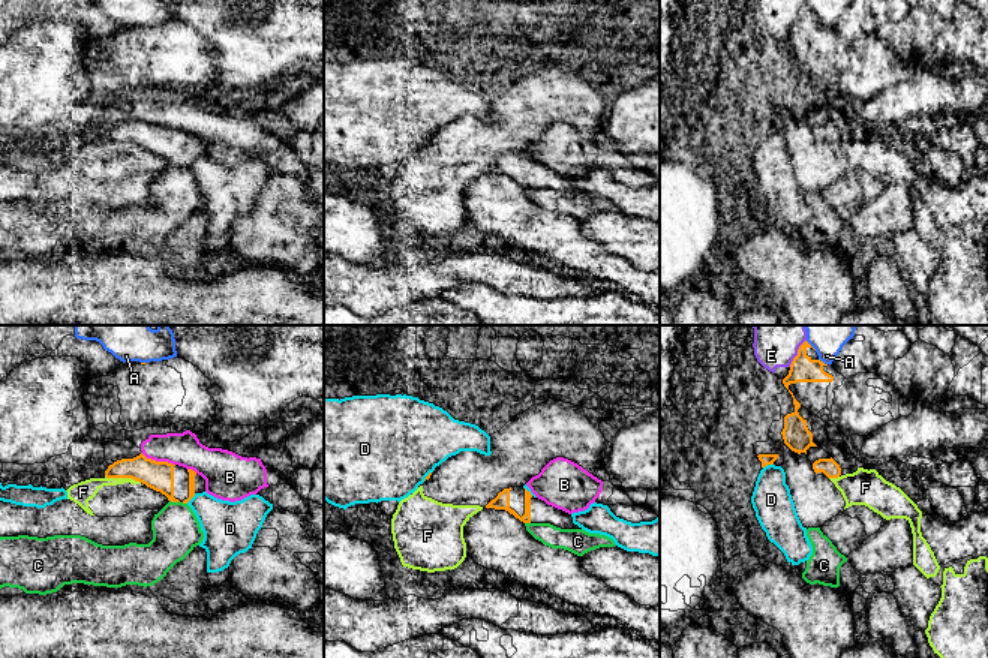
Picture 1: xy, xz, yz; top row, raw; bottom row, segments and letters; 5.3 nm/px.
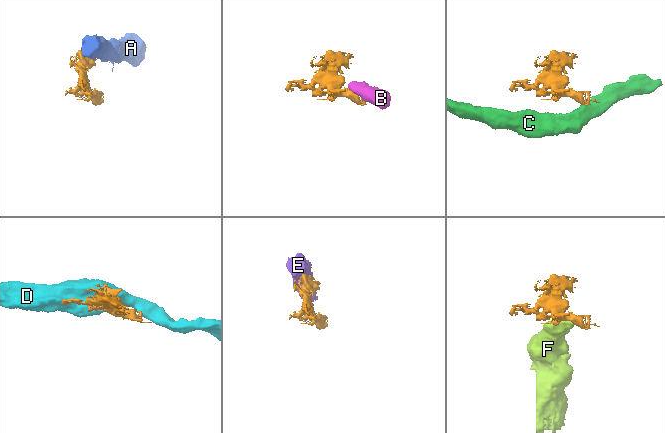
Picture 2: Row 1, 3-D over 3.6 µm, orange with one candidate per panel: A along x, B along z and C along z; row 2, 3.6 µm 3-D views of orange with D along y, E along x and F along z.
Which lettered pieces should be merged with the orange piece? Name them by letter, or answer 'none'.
none

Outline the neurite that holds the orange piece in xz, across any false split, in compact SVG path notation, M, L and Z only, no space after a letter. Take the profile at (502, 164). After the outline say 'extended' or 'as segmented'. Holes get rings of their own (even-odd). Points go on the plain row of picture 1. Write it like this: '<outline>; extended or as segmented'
M523 151L504 153L486 172L505 174L523 187L550 187L561 193L582 193L573 187L571 178L534 162Z; extended

